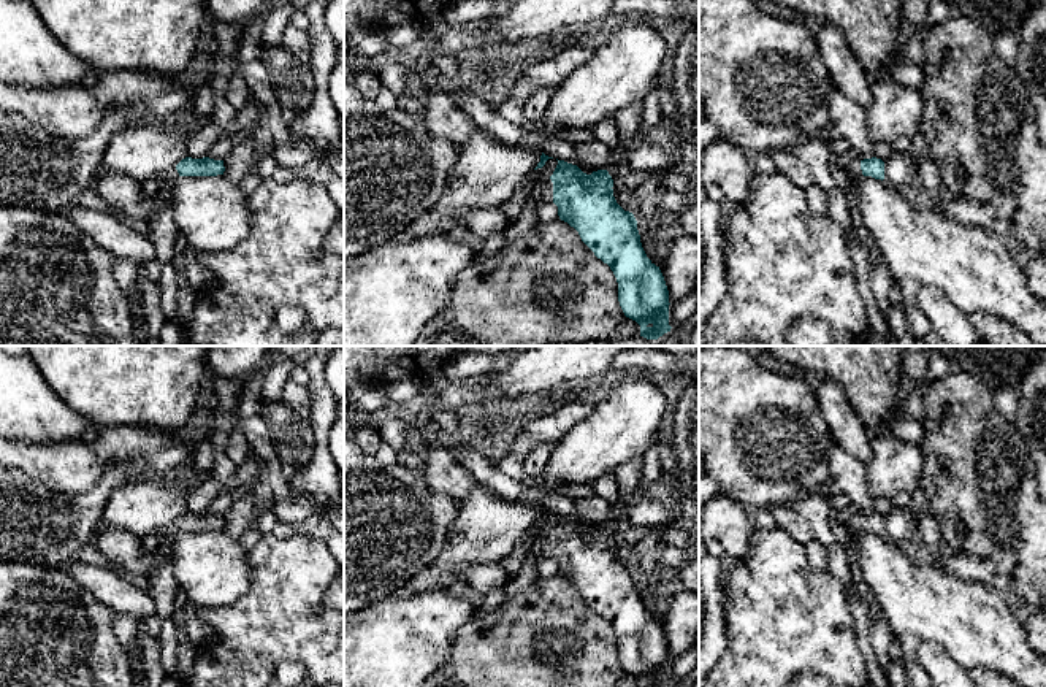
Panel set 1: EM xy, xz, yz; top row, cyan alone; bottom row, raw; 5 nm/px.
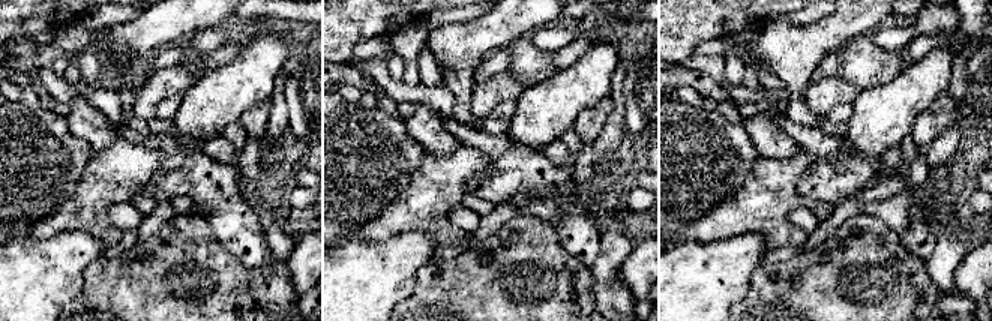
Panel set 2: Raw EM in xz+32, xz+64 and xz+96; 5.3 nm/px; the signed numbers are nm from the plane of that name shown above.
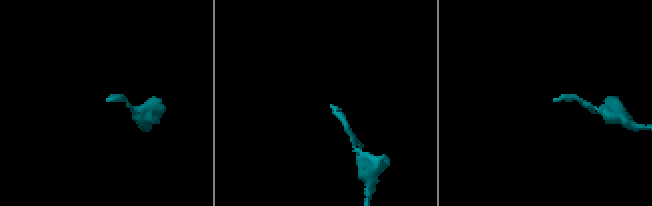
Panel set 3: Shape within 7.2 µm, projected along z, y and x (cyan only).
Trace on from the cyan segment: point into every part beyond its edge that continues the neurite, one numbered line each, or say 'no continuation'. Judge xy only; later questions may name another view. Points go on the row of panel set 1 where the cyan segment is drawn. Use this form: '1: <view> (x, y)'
1: xy (160, 197)

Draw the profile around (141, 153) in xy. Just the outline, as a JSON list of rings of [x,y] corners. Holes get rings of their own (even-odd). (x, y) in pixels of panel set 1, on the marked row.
[[[152,124],[125,129],[116,133],[103,154],[97,175],[120,173],[144,182],[158,173],[176,167],[187,157],[187,143],[193,133],[170,133],[165,127],[155,127]]]

